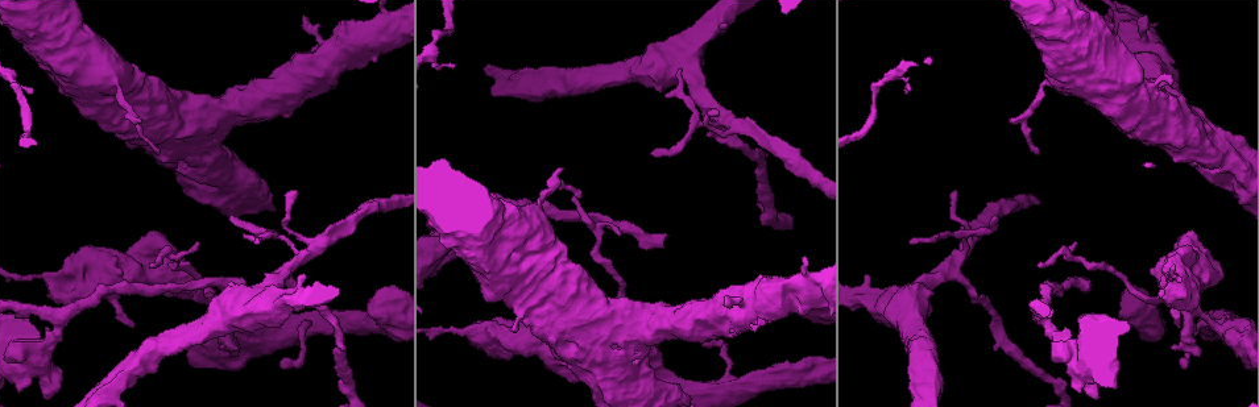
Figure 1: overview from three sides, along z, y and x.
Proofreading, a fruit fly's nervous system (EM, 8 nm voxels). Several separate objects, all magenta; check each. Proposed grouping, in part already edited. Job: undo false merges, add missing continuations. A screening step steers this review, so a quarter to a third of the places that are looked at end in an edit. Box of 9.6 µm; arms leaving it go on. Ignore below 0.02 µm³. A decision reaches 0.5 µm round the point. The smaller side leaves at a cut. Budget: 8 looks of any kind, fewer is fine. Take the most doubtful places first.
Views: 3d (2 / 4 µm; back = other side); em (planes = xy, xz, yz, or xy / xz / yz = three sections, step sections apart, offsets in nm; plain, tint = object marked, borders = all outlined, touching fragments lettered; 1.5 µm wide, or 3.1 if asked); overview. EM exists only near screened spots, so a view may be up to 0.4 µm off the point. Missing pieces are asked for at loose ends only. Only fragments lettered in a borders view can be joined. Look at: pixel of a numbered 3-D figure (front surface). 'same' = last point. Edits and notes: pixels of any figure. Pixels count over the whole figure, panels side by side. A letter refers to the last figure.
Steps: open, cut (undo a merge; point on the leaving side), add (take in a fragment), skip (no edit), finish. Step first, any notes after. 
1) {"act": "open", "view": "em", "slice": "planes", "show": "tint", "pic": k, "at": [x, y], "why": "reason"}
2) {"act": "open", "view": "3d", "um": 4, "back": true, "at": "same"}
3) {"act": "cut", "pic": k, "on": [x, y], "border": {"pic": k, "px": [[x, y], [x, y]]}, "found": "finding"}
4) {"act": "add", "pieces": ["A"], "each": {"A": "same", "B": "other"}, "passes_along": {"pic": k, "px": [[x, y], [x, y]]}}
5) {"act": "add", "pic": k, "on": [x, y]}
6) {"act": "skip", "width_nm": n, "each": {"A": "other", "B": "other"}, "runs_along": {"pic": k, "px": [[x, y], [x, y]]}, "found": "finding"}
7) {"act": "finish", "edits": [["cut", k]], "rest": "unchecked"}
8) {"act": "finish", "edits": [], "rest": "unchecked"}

{"act": "open", "view": "3d", "um": 4, "pic": 1, "at": [32, 324], "why": "free end"}

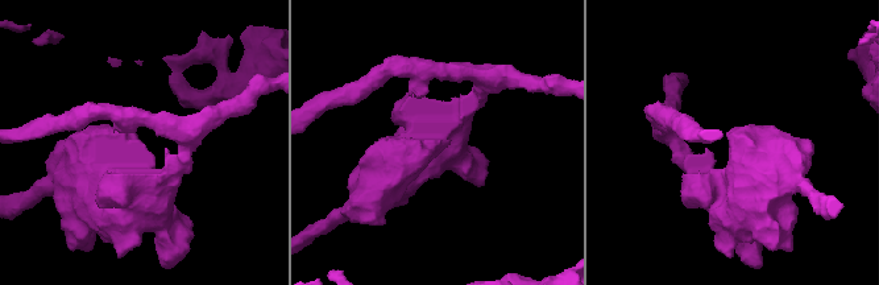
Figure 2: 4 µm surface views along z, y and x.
{"act": "open", "view": "em", "slice": "planes", "show": "borders", "pic": 2, "at": [145, 147]}

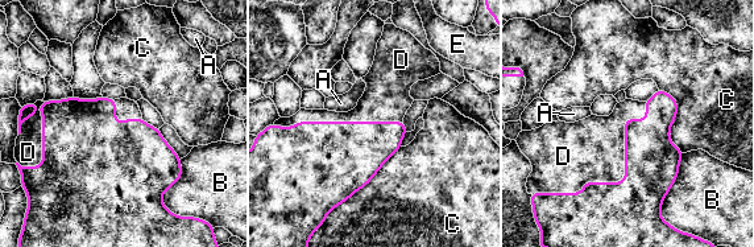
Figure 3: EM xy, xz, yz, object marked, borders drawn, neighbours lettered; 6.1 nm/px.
{"act": "add", "pieces": ["D"], "each": {"A": "other", "B": "other", "C": "other", "D": "same", "E": "other"}, "found": "the neuron continues"}

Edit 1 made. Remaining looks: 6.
{"act": "open", "view": "em", "slice": "planes", "show": "plain", "pic": 1, "at": [267, 287], "why": "thick turns thin"}

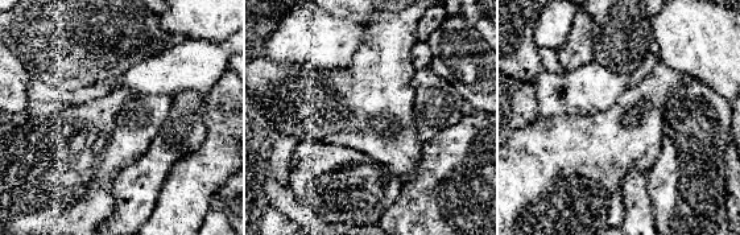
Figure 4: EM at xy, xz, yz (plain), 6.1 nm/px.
{"act": "open", "view": "em", "slice": "planes", "show": "tint", "at": "same"}

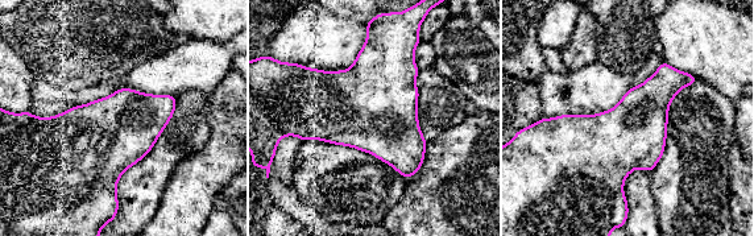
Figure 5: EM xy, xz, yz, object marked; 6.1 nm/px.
{"act": "open", "view": "em", "slice": "planes", "show": "borders", "at": "same"}

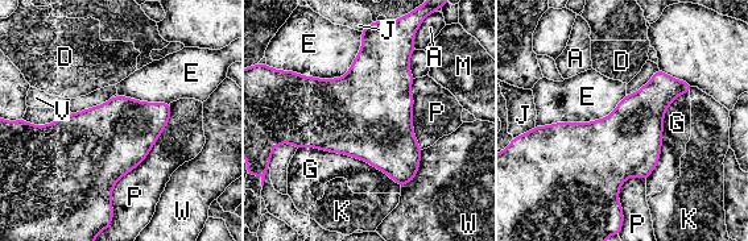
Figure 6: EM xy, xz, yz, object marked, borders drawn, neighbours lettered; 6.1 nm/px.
{"act": "skip", "longest_contact_nm": ["P", 750], "each": {"A": "other", "D": "other", "E": "other", "G": "other", "J": "other", "K": "other", "M": "other", "P": "other", "V": "other", "W": "other"}, "border": {"pic": 6, "px": [[362, 33], [342, 77], [284, 71]]}, "found": "one neuron here"}

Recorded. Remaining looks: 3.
{"act": "open", "view": "em", "slice": "planes", "show": "tint", "pic": 1, "at": [43, 275], "why": "calibre changes"}

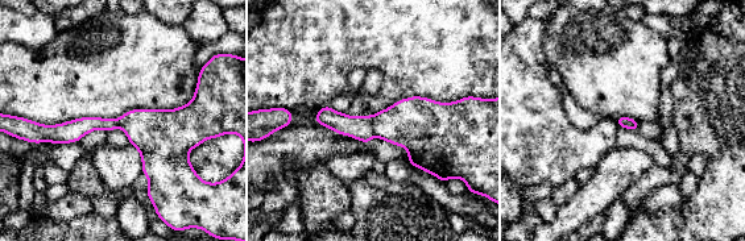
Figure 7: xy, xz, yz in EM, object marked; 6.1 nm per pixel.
{"act": "open", "view": "em", "slice": "planes", "show": "borders", "at": "same", "why": "what lies round it"}

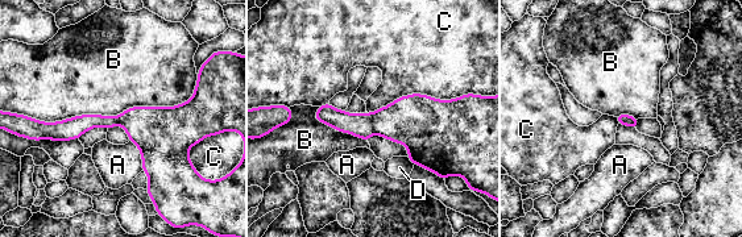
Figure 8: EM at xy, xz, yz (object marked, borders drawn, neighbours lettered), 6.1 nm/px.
{"act": "cut", "pic": 8, "on": [360, 125], "width_nm": 80, "each": {"A": "other", "B": "other", "C": "other", "D": "other"}, "border": {"pic": 8, "px": [[369, 115], [374, 132]]}, "found": "a second neuron is stuck on"}

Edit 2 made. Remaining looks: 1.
{"act": "finish", "edits": [["add", 3], ["cut", 8]], "rest": "unchecked"}

